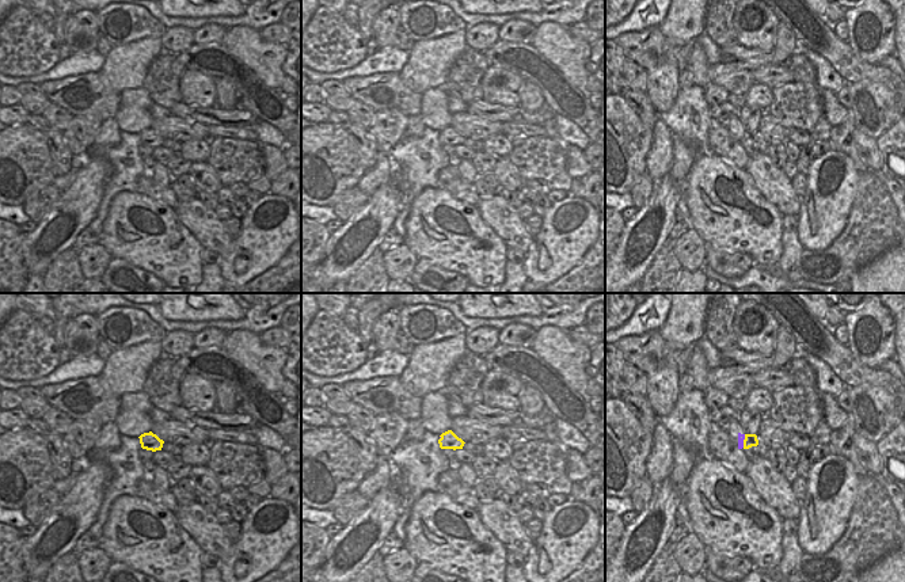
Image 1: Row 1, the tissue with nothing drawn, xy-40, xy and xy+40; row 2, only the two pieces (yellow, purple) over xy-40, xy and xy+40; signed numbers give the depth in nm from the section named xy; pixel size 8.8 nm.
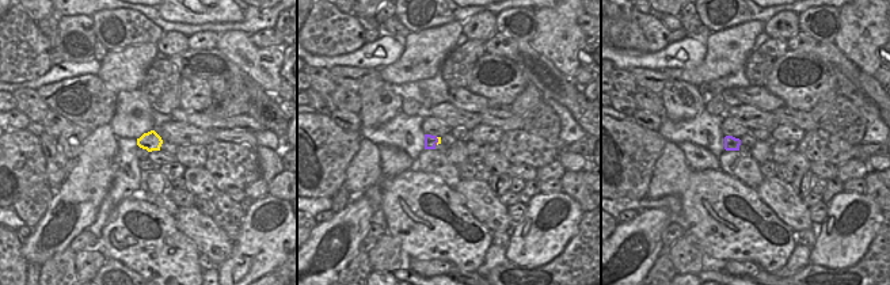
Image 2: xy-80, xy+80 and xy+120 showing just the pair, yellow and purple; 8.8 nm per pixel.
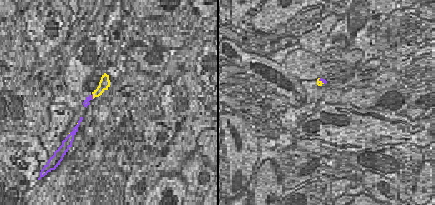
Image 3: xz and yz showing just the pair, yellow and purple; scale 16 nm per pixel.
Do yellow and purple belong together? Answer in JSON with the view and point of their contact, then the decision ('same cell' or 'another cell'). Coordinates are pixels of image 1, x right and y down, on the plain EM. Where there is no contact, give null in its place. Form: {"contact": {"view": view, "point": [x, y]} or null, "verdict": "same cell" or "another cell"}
{"contact": {"view": "xy+40", "point": [744, 137]}, "verdict": "another cell"}

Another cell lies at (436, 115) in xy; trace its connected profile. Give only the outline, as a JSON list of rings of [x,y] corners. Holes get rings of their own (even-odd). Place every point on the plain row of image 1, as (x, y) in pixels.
[[[429,88],[422,94],[422,123],[433,130],[441,132],[452,122],[449,100],[442,88]]]

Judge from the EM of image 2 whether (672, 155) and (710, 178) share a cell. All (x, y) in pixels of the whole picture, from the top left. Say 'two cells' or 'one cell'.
one cell

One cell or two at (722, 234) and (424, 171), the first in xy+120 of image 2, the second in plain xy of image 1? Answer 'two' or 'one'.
two

